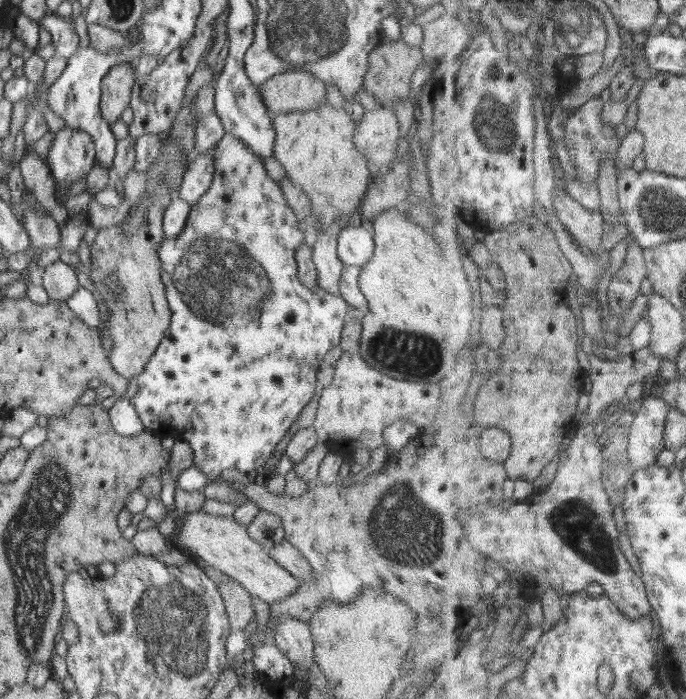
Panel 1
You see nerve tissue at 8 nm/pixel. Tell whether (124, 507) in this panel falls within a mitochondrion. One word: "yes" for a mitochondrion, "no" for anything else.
no

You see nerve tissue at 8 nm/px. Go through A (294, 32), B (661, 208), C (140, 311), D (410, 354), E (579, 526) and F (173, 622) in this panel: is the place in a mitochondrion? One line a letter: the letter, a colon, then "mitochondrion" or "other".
A: mitochondrion
B: mitochondrion
C: mitochondrion
D: mitochondrion
E: mitochondrion
F: mitochondrion

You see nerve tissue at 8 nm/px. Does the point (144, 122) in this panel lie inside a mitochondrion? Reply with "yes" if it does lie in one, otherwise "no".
no

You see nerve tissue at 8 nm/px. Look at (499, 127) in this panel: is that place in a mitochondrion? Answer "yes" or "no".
yes

